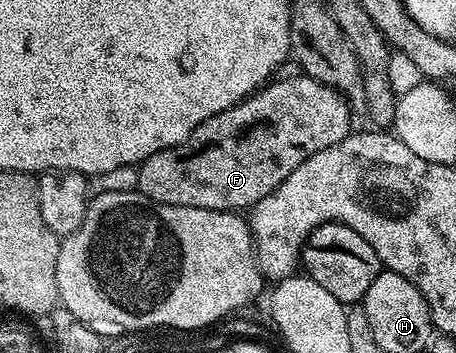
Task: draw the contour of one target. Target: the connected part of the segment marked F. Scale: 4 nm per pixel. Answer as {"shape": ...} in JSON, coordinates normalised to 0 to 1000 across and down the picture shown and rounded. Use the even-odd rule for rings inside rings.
{"shape":[[[614,215],[596,227],[539,275],[526,297],[485,314],[485,326],[467,326],[467,337],[450,337],[450,348],[441,348],[441,360],[432,360],[414,394],[362,428],[344,428],[344,439],[327,439],[327,450],[303,470],[303,544],[355,581],[432,586],[496,603],[550,595],[636,490],[660,473],[678,439],[713,428],[713,416],[730,416],[730,405],[748,405],[748,394],[770,385],[774,374],[774,312],[761,278],[695,224],[654,215]]]}

